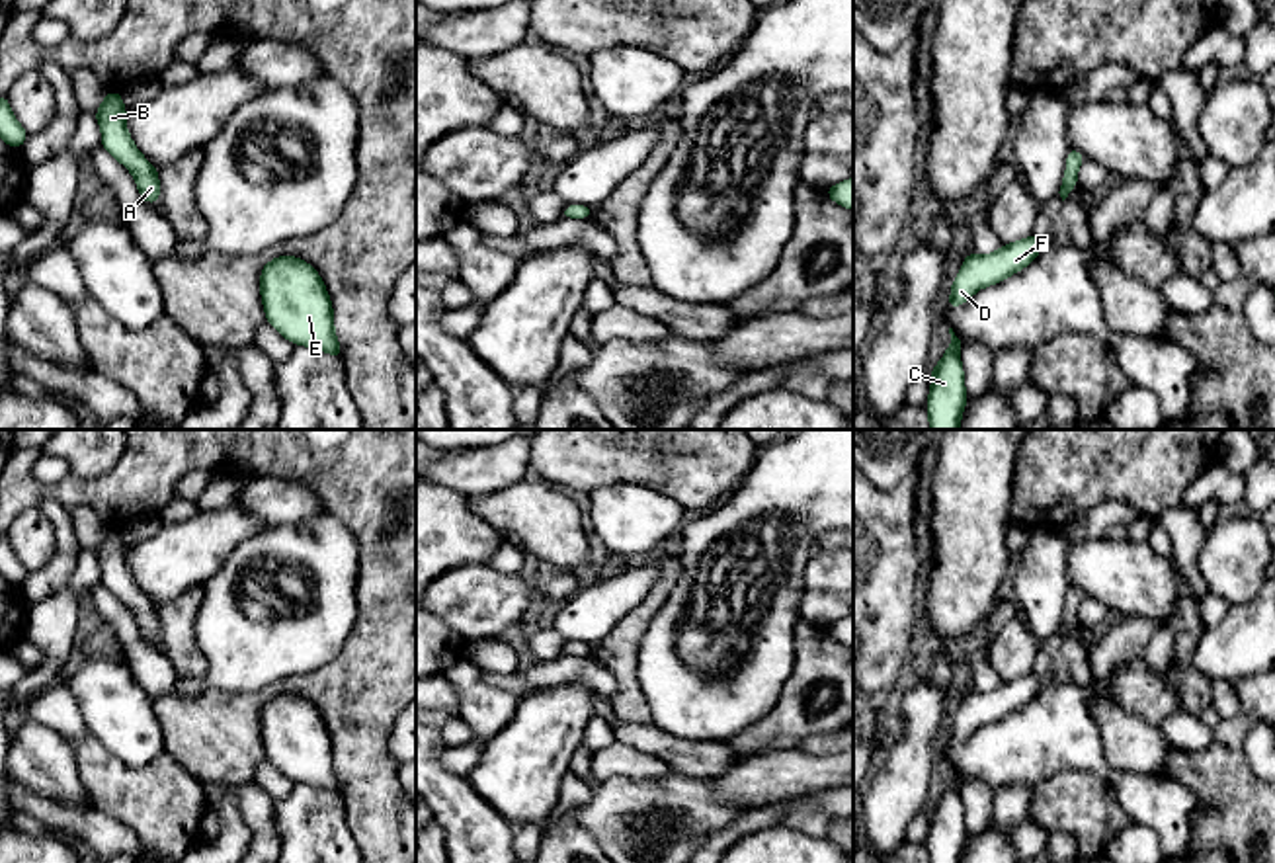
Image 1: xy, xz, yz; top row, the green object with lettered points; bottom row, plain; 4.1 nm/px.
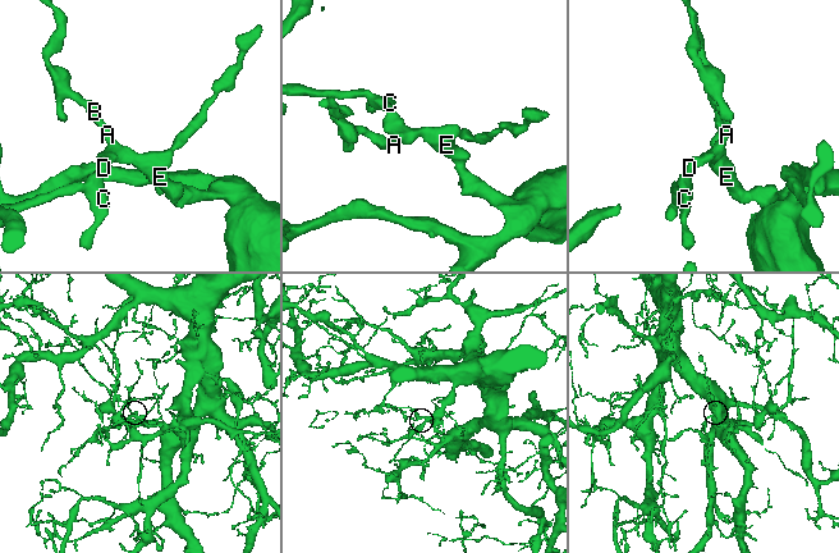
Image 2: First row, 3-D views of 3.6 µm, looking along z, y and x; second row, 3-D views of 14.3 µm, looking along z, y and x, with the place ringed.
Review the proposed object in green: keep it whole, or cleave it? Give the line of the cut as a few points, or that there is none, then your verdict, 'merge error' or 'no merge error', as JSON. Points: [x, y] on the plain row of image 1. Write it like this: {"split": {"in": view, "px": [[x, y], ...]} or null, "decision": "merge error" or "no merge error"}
{"split": null, "decision": "no merge error"}

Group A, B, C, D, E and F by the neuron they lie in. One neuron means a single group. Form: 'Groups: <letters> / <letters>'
Groups: A B C D E F

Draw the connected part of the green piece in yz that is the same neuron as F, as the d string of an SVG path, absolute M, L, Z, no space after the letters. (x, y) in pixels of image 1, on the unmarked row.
M1029 672L1023 678L1004 681L992 691L967 689L967 695L951 722L947 746L965 742L982 724L996 722L1027 705L1043 687L1043 679Z

